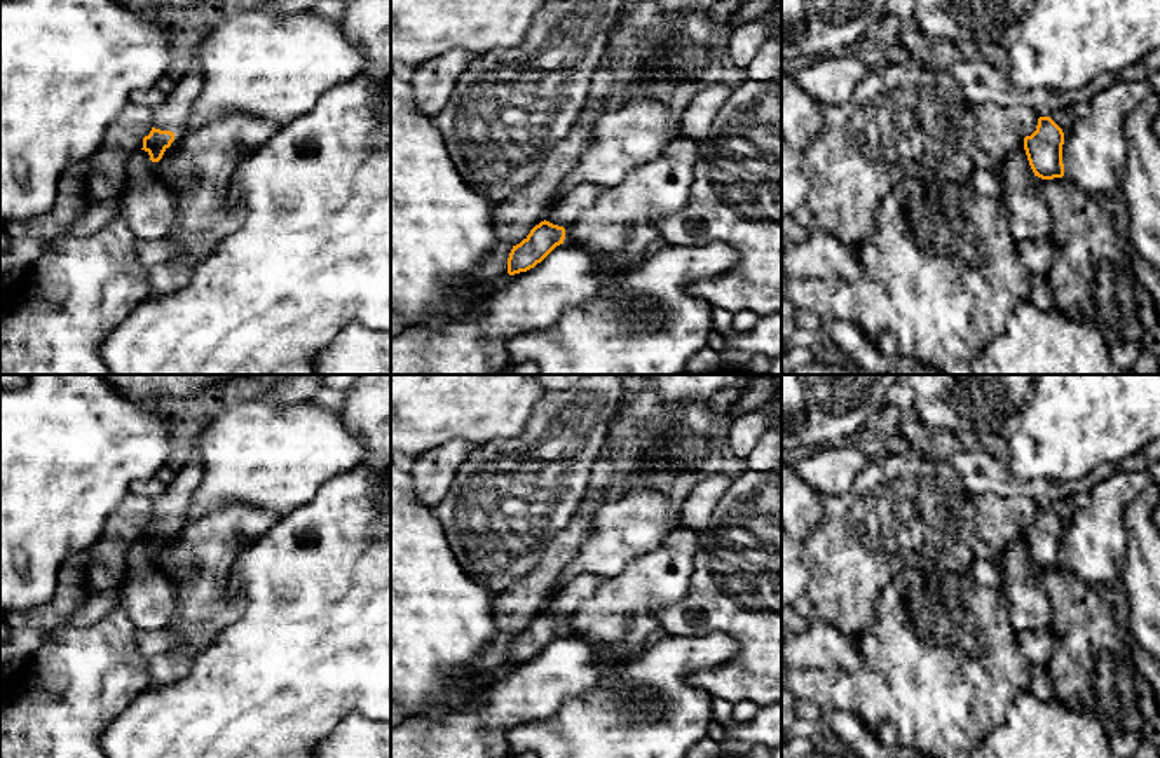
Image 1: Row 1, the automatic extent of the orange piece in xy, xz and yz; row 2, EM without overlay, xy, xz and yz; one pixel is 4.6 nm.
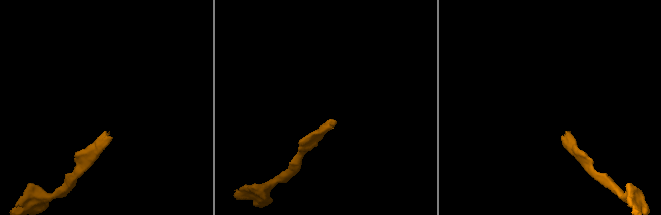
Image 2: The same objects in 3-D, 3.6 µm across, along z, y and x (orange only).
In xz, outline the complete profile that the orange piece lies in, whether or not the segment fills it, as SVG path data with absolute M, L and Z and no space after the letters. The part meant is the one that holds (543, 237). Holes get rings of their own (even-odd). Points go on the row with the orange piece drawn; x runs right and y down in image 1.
M591 183L577 185L567 197L555 204L546 220L513 246L508 258L508 274L527 272L541 263L556 246L563 244L565 228L574 225L581 214L600 197L602 188Z

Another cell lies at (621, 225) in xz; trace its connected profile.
M675 136L658 159L633 169L619 185L602 190L598 200L565 228L563 242L597 253L600 268L642 258L661 240L656 218L686 207L703 152L699 141Z

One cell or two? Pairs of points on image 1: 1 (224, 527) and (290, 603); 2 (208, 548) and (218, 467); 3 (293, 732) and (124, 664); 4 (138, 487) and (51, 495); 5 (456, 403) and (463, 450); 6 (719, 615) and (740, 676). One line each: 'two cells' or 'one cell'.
1: two cells
2: two cells
3: two cells
4: two cells
5: two cells
6: one cell

